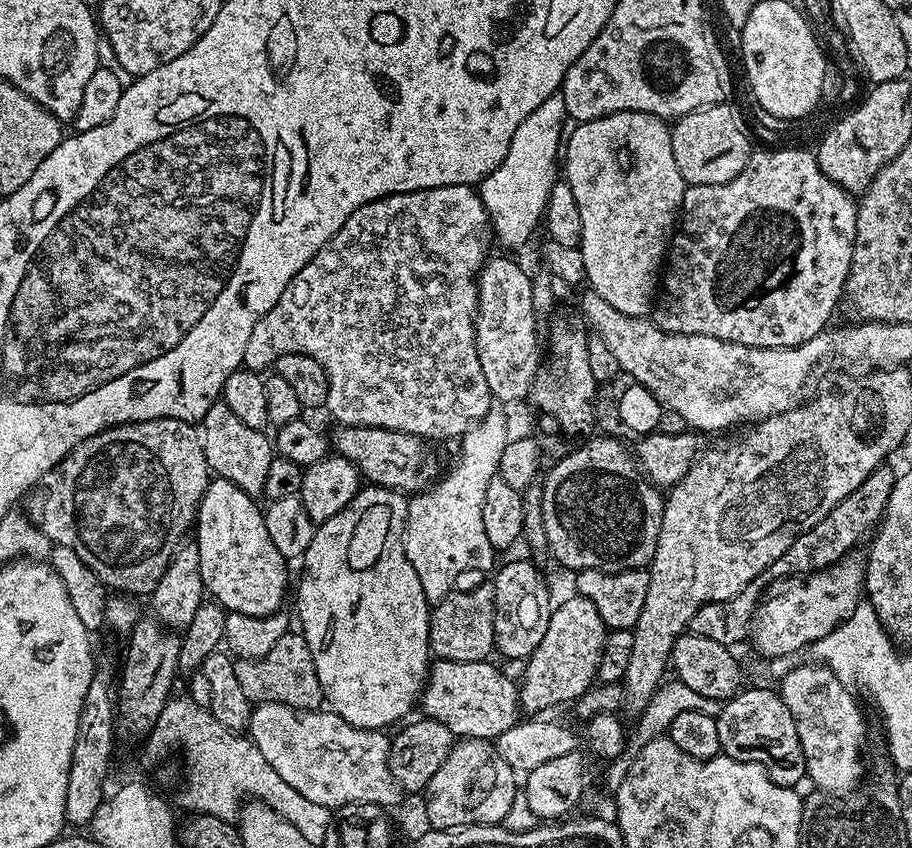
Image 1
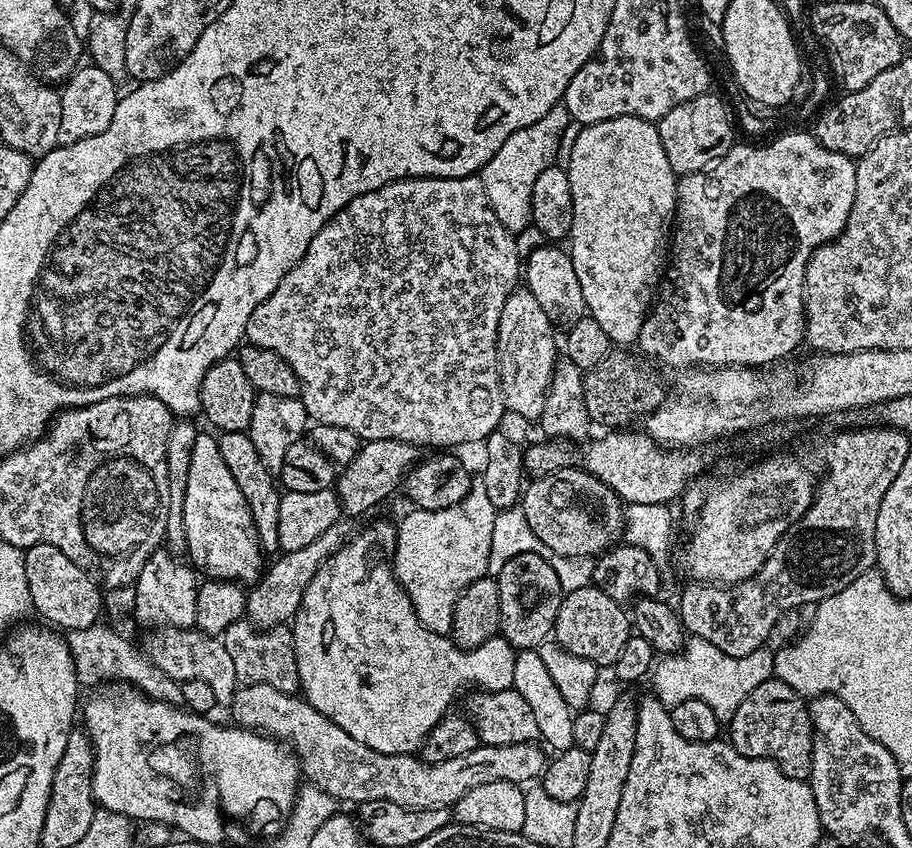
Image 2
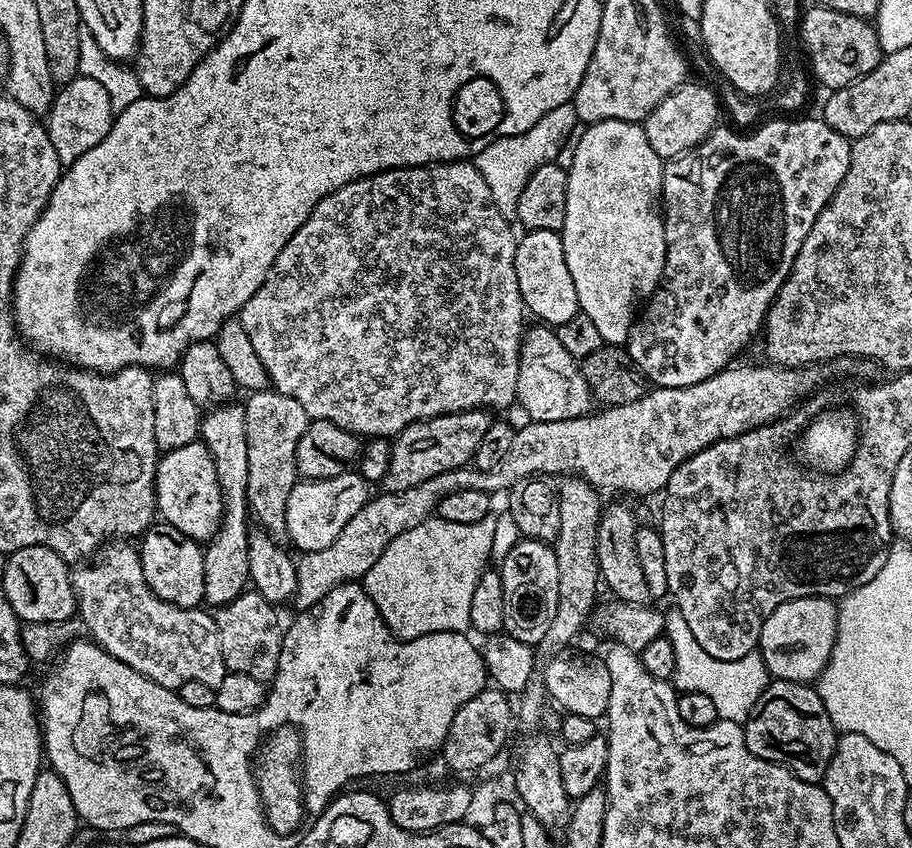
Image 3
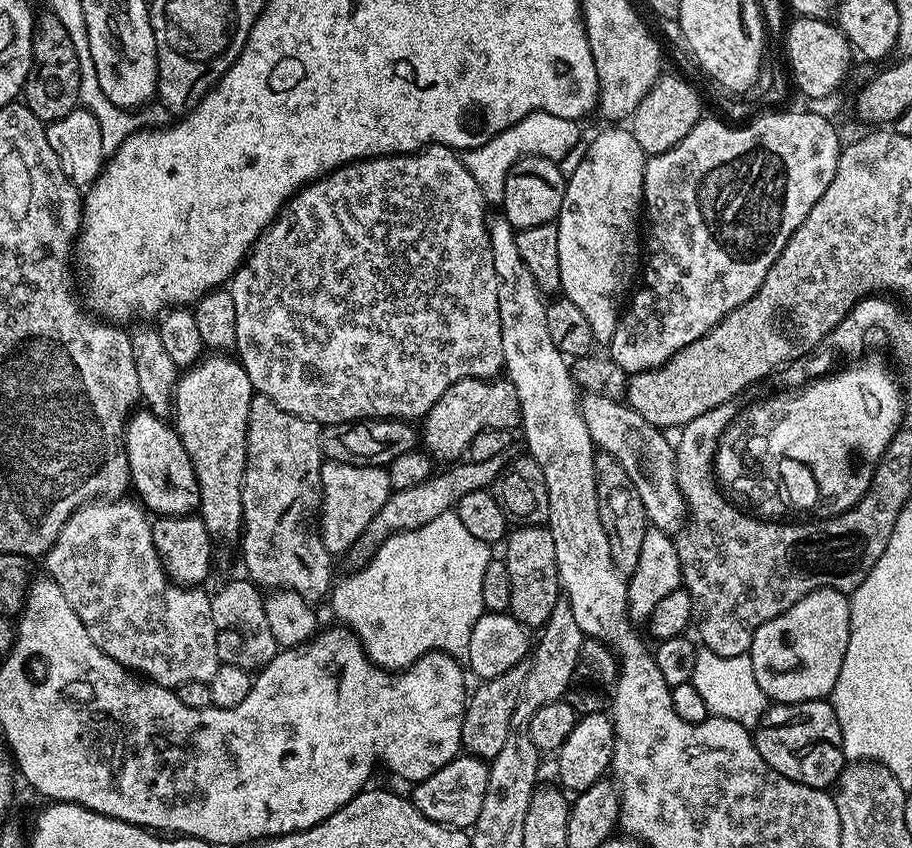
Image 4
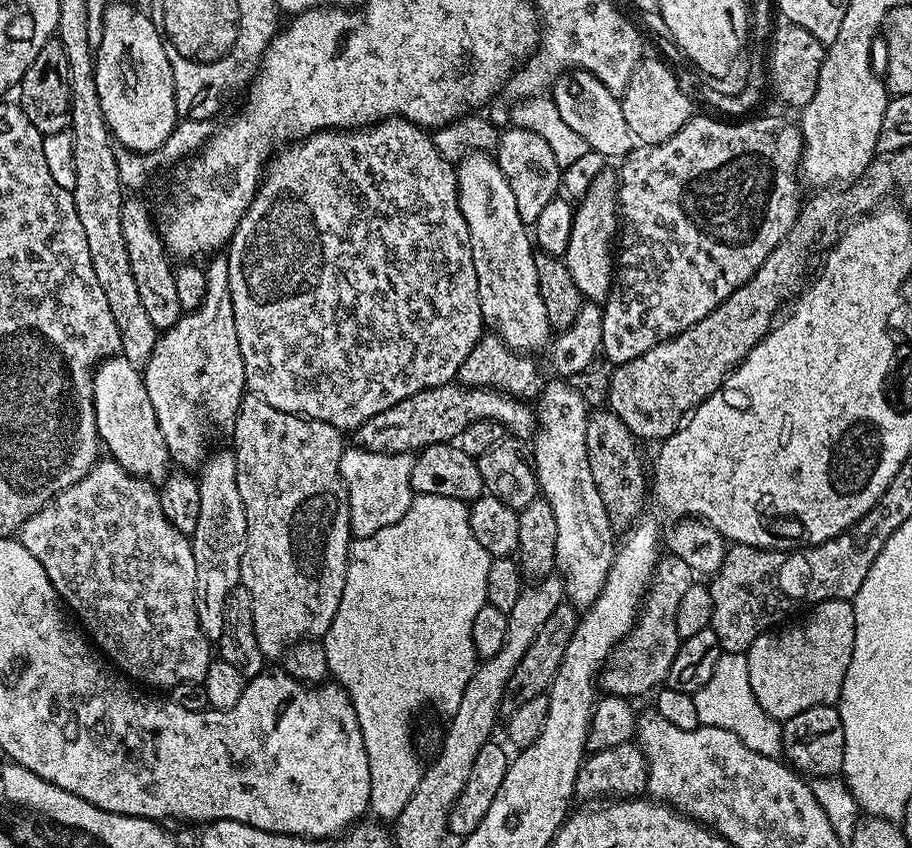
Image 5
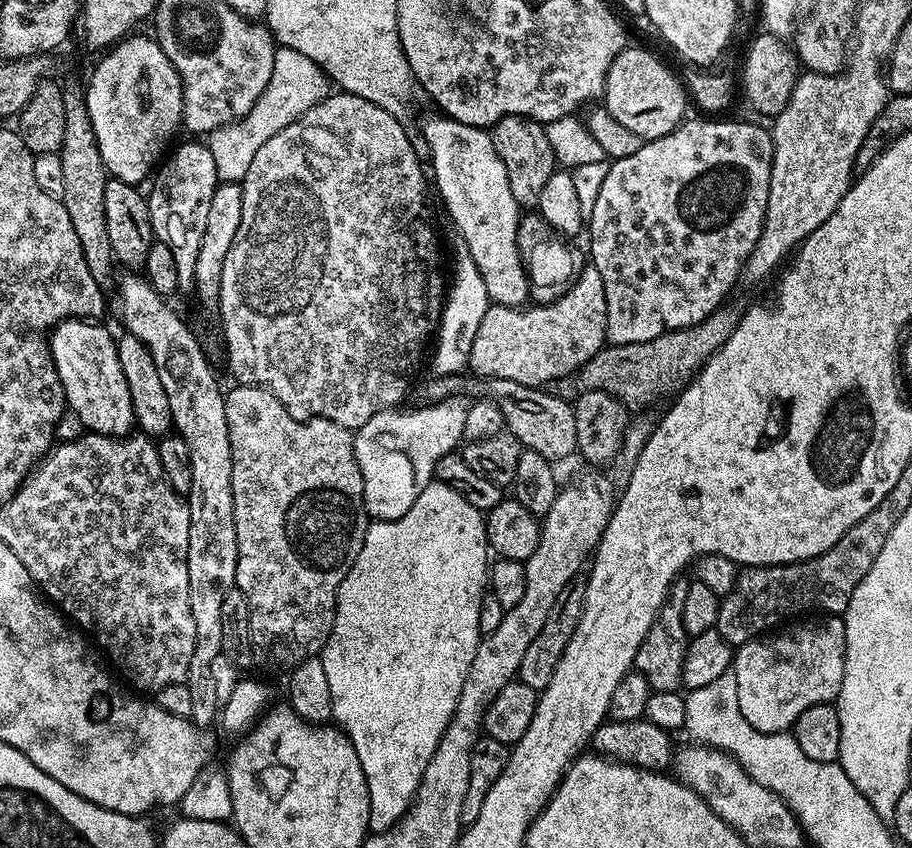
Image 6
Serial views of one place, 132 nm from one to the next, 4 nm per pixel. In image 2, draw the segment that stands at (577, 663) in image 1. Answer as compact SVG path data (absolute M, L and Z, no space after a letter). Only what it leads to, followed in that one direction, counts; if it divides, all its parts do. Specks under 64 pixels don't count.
M589 586L567 593L560 601L558 618L554 629L554 640L572 655L588 659L597 666L615 665L626 638L633 635L629 613L619 600L610 598L601 588Z

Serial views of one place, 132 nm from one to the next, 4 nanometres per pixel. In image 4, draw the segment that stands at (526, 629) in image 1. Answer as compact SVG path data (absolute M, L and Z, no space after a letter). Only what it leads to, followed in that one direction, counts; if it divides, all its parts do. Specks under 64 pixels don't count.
M516 526L507 533L507 544L508 549L502 553L502 559L510 574L508 612L526 629L540 630L562 596L558 558L554 554L554 534L546 526Z

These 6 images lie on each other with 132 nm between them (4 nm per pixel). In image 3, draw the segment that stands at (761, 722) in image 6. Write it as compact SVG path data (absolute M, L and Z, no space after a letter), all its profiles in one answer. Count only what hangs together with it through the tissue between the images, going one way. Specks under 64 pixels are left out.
M807 596L782 602L762 622L758 651L769 677L795 684L816 682L831 658L838 630L837 601L827 596Z

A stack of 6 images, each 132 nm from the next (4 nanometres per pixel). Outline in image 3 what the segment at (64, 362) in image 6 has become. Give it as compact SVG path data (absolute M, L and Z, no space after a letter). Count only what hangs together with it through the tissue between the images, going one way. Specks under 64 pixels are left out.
M199 439L176 450L163 453L156 461L156 511L163 523L182 530L191 540L207 542L220 528L224 513L222 490L218 484L218 470L214 468L214 458L210 450Z

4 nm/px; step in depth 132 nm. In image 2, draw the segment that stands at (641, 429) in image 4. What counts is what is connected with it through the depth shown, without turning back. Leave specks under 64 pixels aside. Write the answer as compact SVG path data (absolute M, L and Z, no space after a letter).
M519 291L511 292L506 298L506 304L502 306L502 318L498 318L498 362L500 363L500 385L502 386L502 394L504 395L504 406L509 413L512 412L516 416L521 416L524 420L539 421L540 415L543 412L543 402L548 394L548 387L551 385L551 378L554 374L555 362L558 359L558 335L557 329L550 322L550 318L546 318L542 314L542 305L534 299L534 294L525 291L521 294Z

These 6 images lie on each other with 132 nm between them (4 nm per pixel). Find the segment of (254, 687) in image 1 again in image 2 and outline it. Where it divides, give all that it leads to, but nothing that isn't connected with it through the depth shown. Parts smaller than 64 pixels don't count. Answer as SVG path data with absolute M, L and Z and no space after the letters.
M245 618L234 622L223 634L226 651L234 662L234 674L241 685L261 684L274 686L293 694L301 691L298 678L298 662L294 654L293 629L288 626L259 629L251 620Z

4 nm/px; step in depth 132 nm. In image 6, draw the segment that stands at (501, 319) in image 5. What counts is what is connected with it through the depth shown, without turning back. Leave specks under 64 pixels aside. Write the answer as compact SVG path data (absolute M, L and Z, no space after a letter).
M439 119L428 120L424 124L424 140L428 143L429 154L432 155L430 176L434 181L435 191L436 188L440 191L440 200L444 203L453 226L464 239L461 240L463 247L467 248L470 258L474 258L474 266L478 266L482 282L486 282L489 301L519 308L529 299L529 283L524 258L518 250L518 226L522 209L514 202L514 194L510 194L510 178L506 178L506 166L502 166L502 158L498 158L492 137L485 129L466 126L457 120Z

